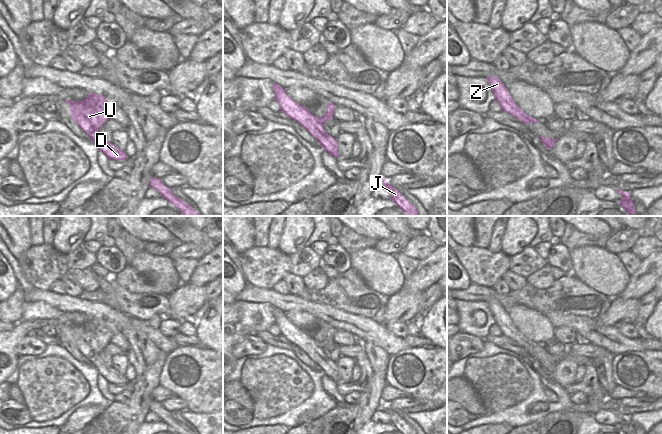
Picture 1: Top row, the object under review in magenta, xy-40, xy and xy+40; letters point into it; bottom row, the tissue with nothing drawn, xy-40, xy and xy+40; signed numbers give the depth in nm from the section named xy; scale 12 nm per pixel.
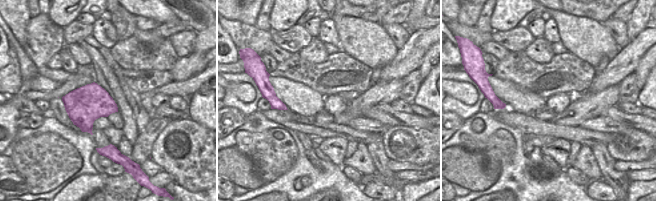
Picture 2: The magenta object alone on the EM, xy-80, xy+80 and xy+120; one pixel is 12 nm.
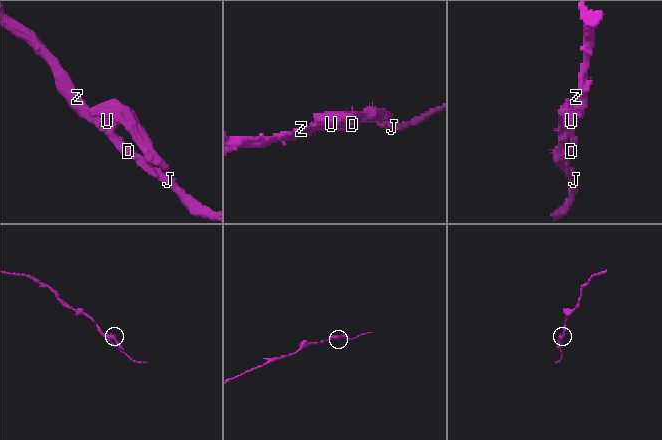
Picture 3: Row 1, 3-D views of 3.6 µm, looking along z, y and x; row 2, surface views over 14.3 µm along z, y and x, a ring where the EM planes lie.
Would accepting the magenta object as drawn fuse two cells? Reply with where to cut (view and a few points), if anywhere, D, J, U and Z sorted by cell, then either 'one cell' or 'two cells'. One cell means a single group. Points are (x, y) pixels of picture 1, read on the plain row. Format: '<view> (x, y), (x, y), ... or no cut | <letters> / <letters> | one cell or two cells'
no cut | D J U Z | one cell

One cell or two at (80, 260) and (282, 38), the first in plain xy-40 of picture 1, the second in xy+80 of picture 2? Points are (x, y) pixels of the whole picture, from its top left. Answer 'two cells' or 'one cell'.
one cell

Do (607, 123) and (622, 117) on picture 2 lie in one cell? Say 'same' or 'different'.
different

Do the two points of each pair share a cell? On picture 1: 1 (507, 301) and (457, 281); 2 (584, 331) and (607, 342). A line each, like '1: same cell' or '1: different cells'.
1: different cells
2: same cell

